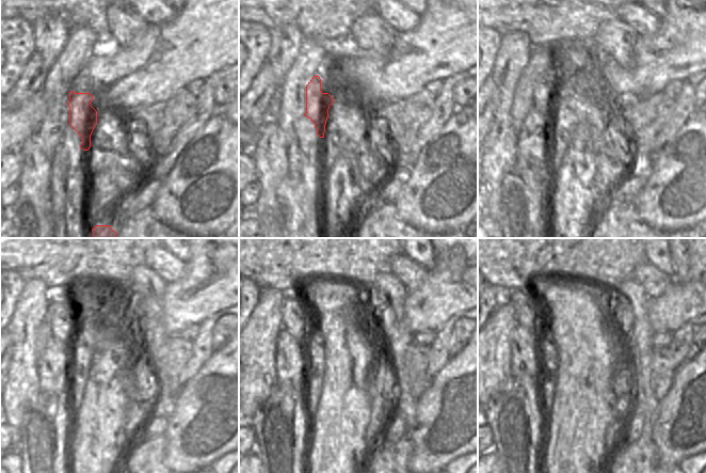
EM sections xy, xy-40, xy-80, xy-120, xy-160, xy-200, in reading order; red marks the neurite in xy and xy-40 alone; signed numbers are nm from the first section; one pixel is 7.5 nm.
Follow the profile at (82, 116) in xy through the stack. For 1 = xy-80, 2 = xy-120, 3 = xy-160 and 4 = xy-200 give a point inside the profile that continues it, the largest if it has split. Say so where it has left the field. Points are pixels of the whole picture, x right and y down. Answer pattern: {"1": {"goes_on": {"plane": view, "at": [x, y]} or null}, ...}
{"1": {"goes_on": {"plane": "xy-80", "at": [547, 88]}}, "2": {"goes_on": {"plane": "xy-120", "at": [63, 320]}}, "3": {"goes_on": {"plane": "xy-160", "at": [297, 315]}}, "4": {"goes_on": {"plane": "xy-200", "at": [529, 312]}}}

